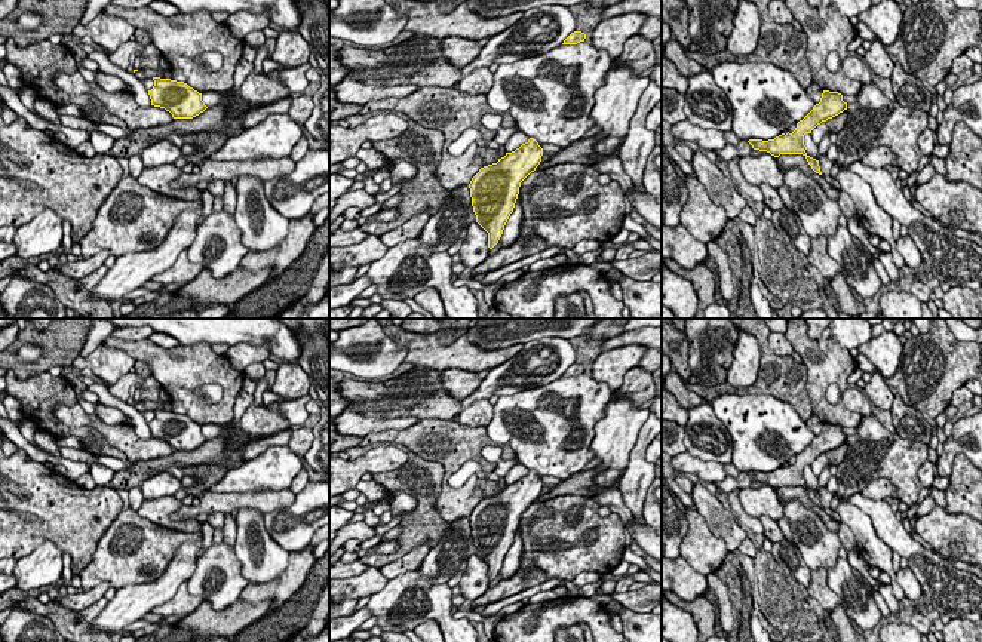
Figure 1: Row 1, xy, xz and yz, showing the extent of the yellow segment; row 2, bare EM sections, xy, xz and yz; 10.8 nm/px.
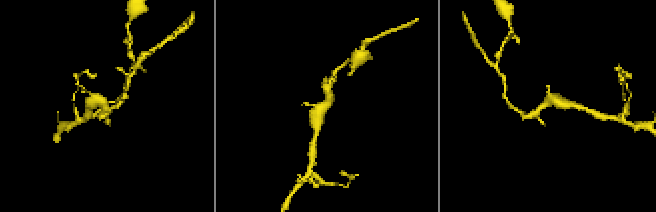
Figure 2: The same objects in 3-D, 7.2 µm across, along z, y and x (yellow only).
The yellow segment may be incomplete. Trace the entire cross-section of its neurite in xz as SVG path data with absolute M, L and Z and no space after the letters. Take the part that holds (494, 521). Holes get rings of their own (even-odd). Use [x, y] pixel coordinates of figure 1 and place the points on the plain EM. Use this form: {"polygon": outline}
{"polygon": "M530 470L497 495L484 498L472 510L469 520L476 555L488 565L492 581L513 544L521 514L540 497L543 480Z"}

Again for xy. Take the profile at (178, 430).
{"polygon": "M153 409L154 418L148 423L151 437L165 440L174 451L193 451L208 439L202 426L184 414Z"}

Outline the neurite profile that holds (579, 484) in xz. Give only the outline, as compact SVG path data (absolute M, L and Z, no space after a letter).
M598 466L595 469L590 469L587 471L579 471L568 479L562 480L561 483L552 486L549 492L544 495L540 495L537 501L546 501L550 498L556 498L559 495L581 495L581 497L590 497L593 492L590 491L592 486L598 486L595 483L595 476L602 471L602 467Z

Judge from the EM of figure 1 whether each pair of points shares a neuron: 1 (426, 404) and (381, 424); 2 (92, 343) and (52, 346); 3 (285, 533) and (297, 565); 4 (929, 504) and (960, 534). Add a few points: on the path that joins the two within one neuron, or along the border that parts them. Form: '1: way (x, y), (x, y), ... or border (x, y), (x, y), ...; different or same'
1: border (364, 414), (373, 417), (420, 418); different
2: border (88, 334), (79, 355); different
3: border (306, 546), (290, 552); different
4: border (936, 506), (918, 518); different

